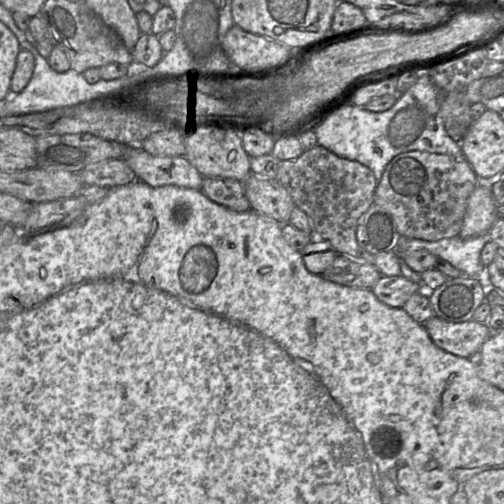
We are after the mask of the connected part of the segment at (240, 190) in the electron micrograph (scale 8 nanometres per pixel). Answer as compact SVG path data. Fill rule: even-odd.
M204 176L201 191L213 202L235 212L251 209L241 181L226 177Z

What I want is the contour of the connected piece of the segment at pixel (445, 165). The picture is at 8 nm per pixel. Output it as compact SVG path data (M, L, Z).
M414 150L395 156L386 165L375 189L374 205L382 207L392 216L401 236L434 242L459 235L469 196L477 185L478 176L466 159Z

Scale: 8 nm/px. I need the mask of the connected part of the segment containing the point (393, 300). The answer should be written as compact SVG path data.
M402 275L382 276L371 290L382 303L394 308L403 308L405 302L414 293L424 290L424 287Z

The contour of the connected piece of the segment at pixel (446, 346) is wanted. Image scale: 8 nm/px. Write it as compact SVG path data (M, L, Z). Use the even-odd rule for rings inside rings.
M435 315L422 325L437 347L463 358L477 356L481 346L493 333L487 323L473 319L453 323Z

